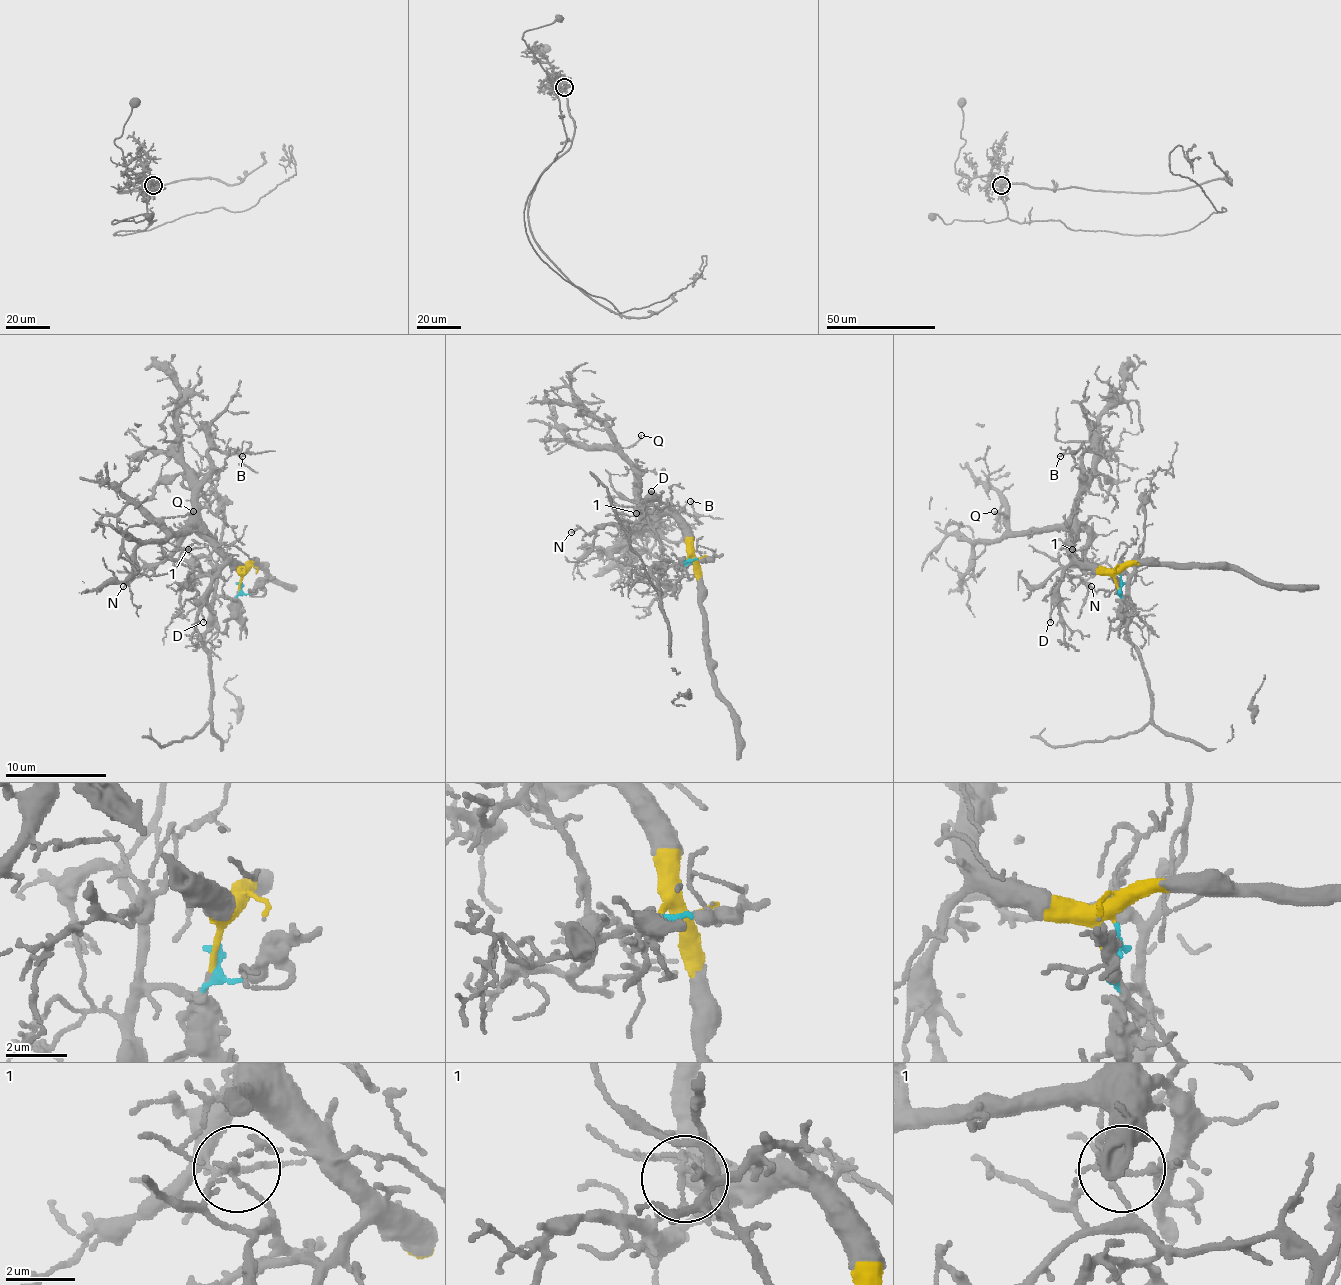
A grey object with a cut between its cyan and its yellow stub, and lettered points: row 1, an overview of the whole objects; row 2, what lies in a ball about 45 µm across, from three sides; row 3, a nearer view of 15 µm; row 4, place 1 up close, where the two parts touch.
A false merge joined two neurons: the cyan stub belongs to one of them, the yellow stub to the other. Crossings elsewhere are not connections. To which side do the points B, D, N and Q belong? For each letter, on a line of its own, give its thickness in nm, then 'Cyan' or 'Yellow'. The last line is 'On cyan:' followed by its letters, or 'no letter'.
B: Thickness 110 nm. Yellow
D: Thickness 100 nm. Yellow
N: Thickness 110 nm. Yellow
Q: Thickness 140 nm. Yellow
On cyan: no letter

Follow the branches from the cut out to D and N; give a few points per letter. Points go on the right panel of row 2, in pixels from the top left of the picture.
D: (1120, 574), (1110, 569), (1082, 569), (1072, 564), (1059, 584), (1049, 622)
N: (1120, 574), (1092, 569), (1067, 544), (1084, 549), (1084, 564), (1092, 572), (1087, 582), (1092, 587)

